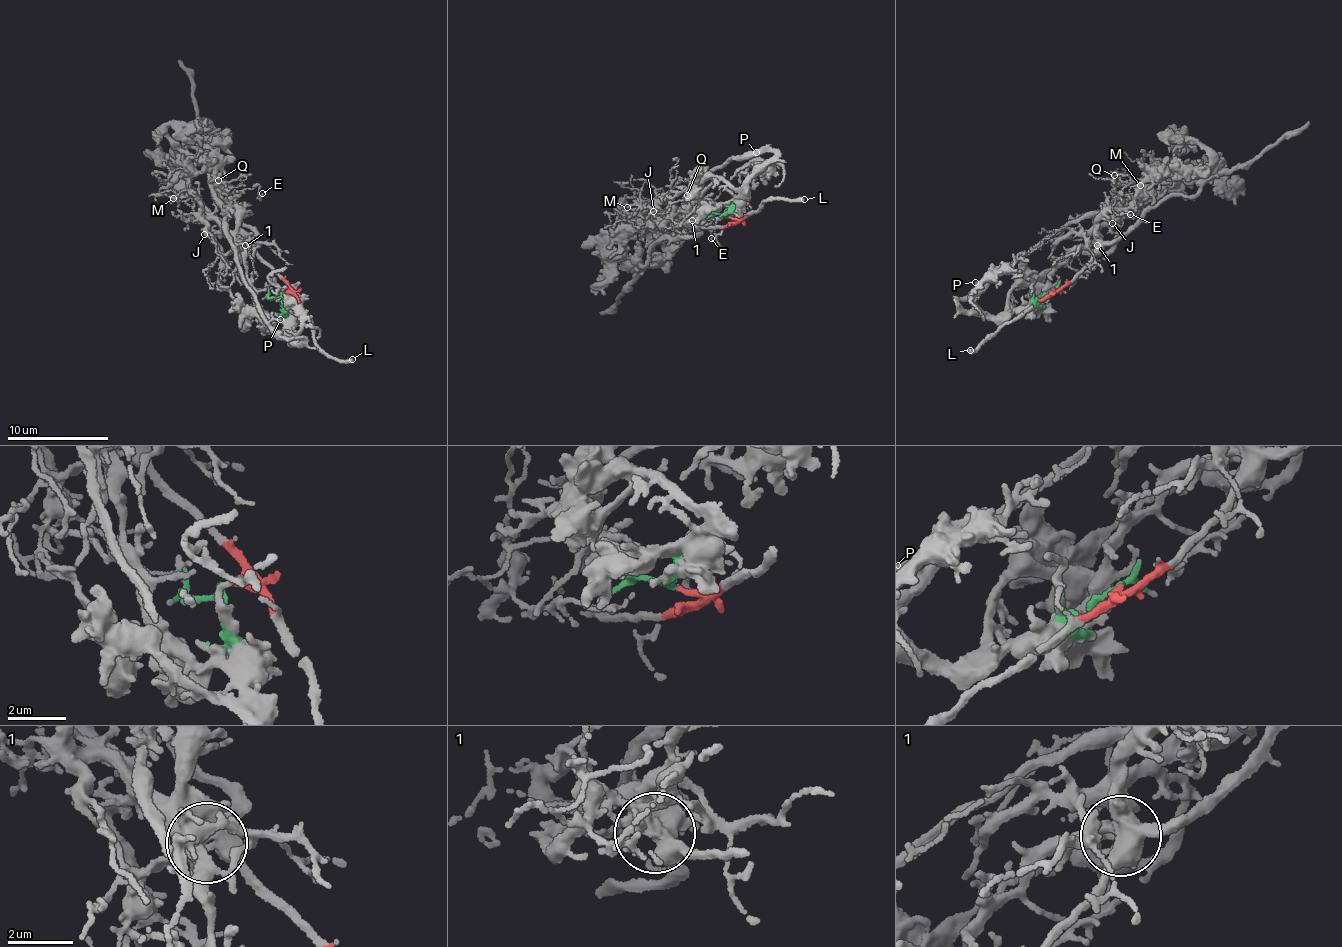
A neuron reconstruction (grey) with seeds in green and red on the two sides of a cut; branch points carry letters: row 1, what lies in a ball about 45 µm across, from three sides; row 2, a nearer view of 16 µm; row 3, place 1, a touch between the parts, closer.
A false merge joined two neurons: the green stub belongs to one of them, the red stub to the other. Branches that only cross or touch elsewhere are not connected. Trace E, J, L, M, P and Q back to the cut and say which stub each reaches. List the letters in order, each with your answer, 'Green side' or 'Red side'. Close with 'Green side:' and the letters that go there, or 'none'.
E: Red side
J: Red side
L: Red side
M: Red side
P: Green side
Q: Red side
Green side: P

